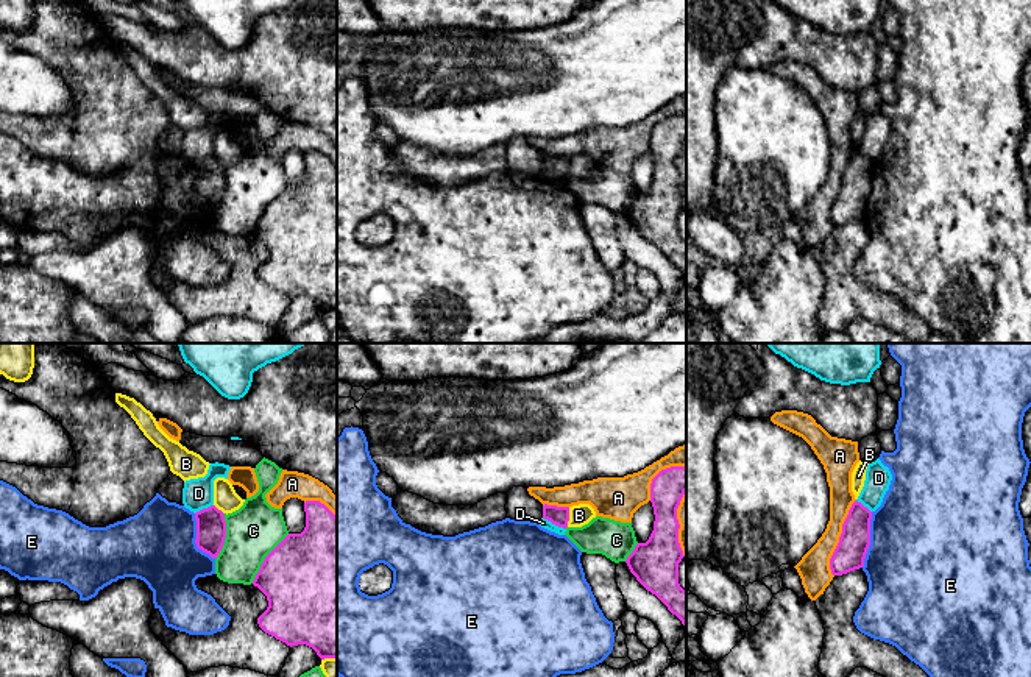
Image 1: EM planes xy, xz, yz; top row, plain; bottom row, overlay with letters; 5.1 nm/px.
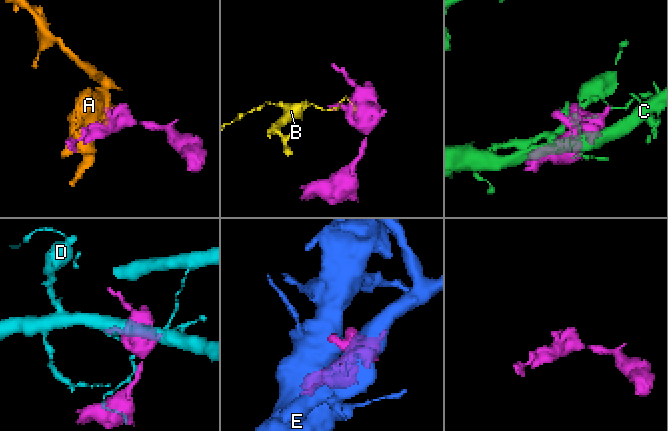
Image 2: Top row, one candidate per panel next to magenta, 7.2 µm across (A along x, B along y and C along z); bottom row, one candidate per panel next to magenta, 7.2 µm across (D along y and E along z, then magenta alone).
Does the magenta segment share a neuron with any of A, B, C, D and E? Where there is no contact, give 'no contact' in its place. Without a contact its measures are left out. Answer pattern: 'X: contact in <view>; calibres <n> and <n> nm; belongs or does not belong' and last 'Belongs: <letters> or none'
A: contact in yz; calibres 160 and 160 nm; does not belong
B: contact in xz; calibres 100 and 110 nm; does not belong
C: contact in xy; calibres 480 and 280 nm; does not belong
D: contact in xz; calibres 100 and 50 nm; does not belong
E: contact in yz; calibres 160 and 500 nm; does not belong
Belongs: none

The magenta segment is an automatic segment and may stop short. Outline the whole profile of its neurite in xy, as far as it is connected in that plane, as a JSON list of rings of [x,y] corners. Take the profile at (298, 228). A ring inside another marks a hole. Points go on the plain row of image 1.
[[[306,151],[306,178],[301,184],[289,184],[264,211],[253,236],[268,251],[267,261],[257,268],[259,278],[287,296],[306,295],[317,306],[337,309],[337,167],[320,151]]]

